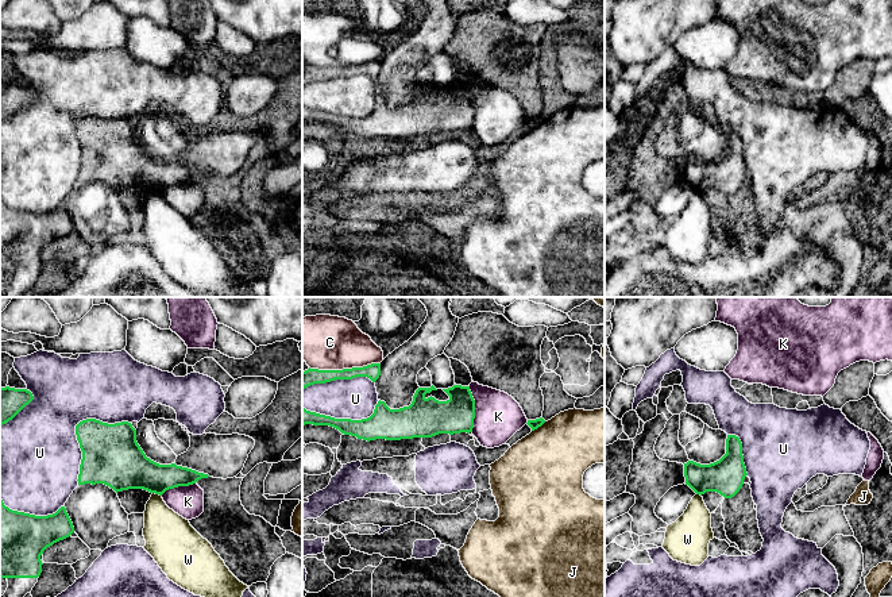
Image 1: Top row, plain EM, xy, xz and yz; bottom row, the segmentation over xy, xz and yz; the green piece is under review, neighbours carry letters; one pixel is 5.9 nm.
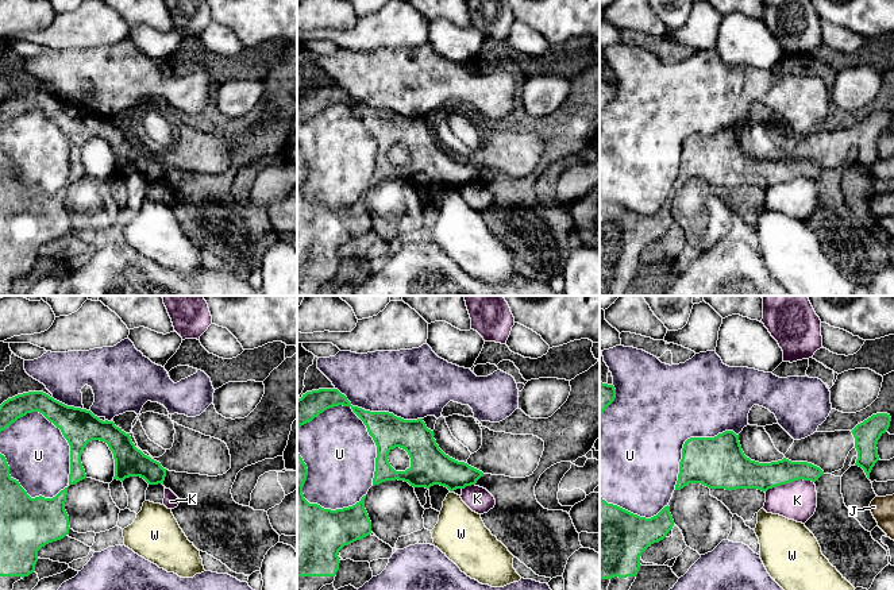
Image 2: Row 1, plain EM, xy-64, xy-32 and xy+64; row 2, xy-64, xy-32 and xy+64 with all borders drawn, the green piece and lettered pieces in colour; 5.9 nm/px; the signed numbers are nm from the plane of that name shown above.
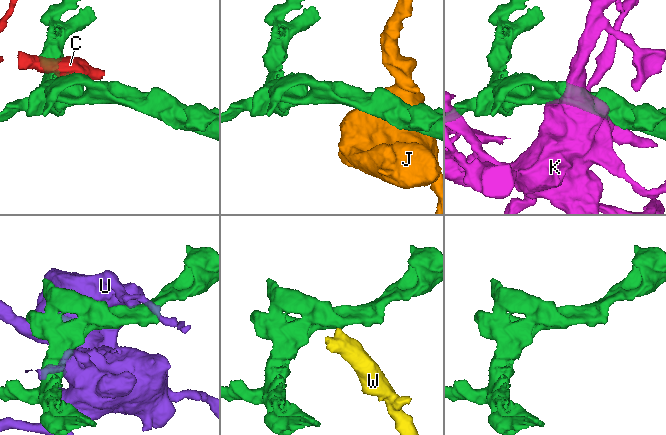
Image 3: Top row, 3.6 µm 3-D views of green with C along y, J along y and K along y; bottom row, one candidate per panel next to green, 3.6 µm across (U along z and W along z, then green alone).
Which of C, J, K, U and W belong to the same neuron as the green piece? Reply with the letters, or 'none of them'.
none of them

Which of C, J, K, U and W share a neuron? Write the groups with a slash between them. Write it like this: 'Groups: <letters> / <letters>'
Groups: C W / J / K / U

